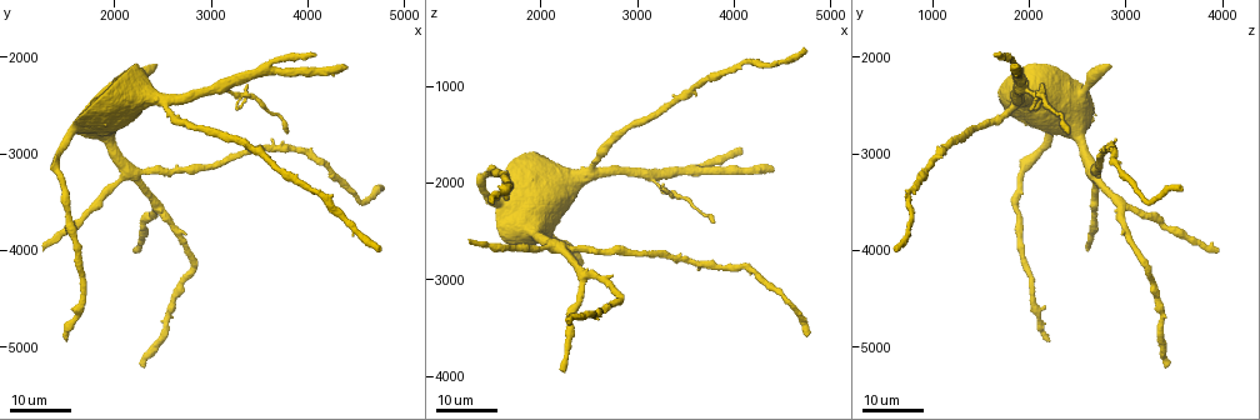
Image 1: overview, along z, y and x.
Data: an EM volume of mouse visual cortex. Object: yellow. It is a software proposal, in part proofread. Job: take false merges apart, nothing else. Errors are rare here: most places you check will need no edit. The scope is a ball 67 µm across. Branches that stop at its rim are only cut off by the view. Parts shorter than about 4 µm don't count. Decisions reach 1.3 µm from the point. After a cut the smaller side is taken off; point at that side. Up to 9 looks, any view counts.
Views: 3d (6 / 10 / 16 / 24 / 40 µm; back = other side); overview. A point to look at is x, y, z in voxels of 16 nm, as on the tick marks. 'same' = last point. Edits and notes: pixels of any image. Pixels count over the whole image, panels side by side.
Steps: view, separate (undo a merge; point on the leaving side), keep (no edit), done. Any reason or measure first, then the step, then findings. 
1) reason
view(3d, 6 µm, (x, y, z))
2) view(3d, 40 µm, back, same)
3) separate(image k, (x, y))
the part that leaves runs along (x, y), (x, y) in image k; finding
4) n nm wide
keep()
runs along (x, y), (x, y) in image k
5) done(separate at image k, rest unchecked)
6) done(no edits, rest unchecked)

calibre changes
view(3d, 24 µm, (3540, 2520, 2240))

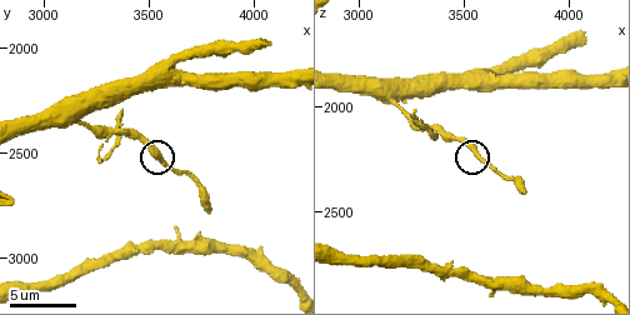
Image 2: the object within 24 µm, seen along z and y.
closer look
view(3d, 6 µm, (3560, 2520, 2220))

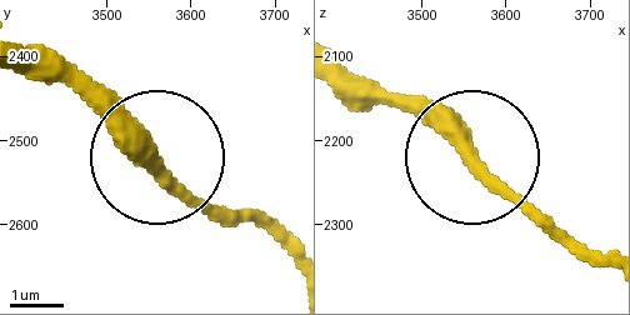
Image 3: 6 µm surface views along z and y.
keep()
runs along (339, 66), (420, 106), (550, 236) in image 3; one cell here

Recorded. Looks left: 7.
thick turns thin
view(3d, 10 µm, (4130, 3090, 2850))

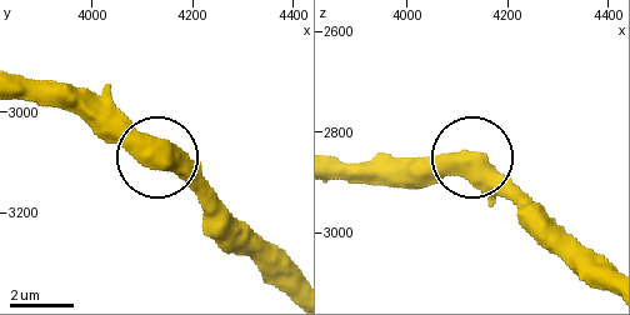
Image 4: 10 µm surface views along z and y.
keep()
runs along (339, 159), (476, 159), (521, 201) in image 4; one cell here

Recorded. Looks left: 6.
view(3d, 16 µm, (3740, 2660, 2340))

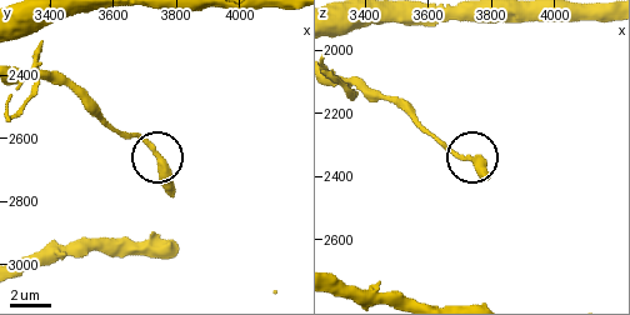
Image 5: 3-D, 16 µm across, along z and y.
zoom in
view(3d, 6 µm, (3750, 2670, 2360))

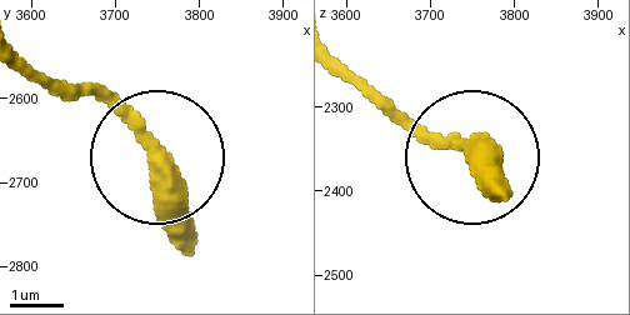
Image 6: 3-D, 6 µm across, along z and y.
view(3d, 6 µm, back, (3750, 2665, 2350))

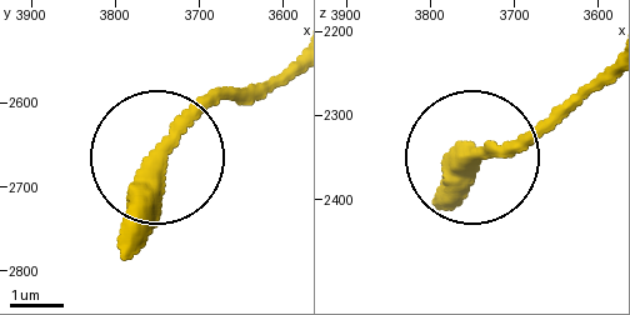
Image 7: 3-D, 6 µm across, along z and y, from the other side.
340 nm wide
keep()
runs along (288, 60), (208, 100), (168, 141), (154, 221), (131, 258) in image 7; all the same cell

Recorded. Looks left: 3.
view(3d, 16 µm, (2720, 4320, 3260))

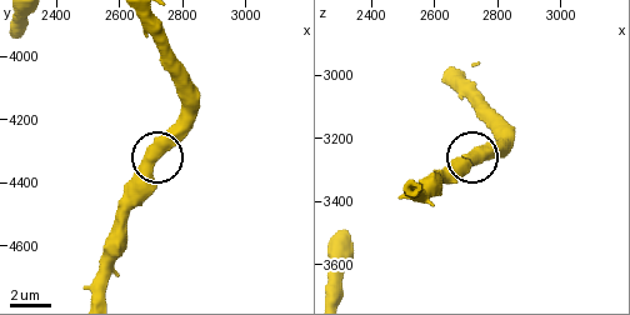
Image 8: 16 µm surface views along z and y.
zoom in
view(3d, 10 µm, (2720, 4310, 3260))

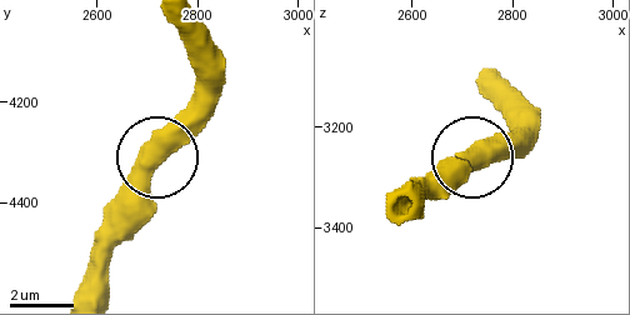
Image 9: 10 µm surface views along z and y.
520 nm wide
keep()
all the same cell

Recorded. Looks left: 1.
done(no edits, rest unchecked)

